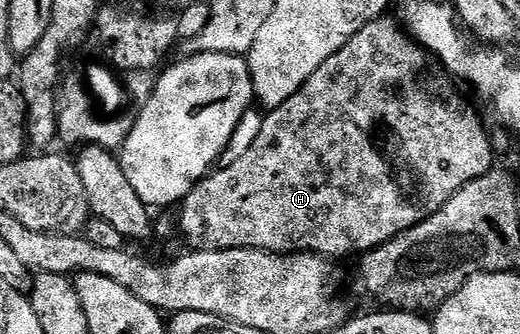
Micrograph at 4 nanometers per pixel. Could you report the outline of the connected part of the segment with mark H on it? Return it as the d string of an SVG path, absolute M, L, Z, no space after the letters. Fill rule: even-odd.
M389 18L376 19L363 29L359 29L359 33L355 33L355 37L351 37L351 41L343 45L339 53L327 57L327 61L323 61L323 65L315 69L315 73L290 99L283 101L283 105L272 108L265 115L263 125L259 129L259 137L255 137L255 145L247 149L244 157L239 157L239 161L231 165L214 170L200 183L195 184L179 207L181 231L185 234L190 248L199 251L218 251L250 247L260 251L271 251L275 255L312 253L326 257L345 255L348 251L357 251L356 253L374 251L387 241L399 237L407 229L427 221L427 217L443 209L443 205L447 205L447 201L451 201L451 197L455 197L455 193L459 193L463 185L494 170L493 143L480 121L459 100L445 100L435 88L424 87L420 83L422 52L418 44L403 30L402 24L396 18L395 20Z

